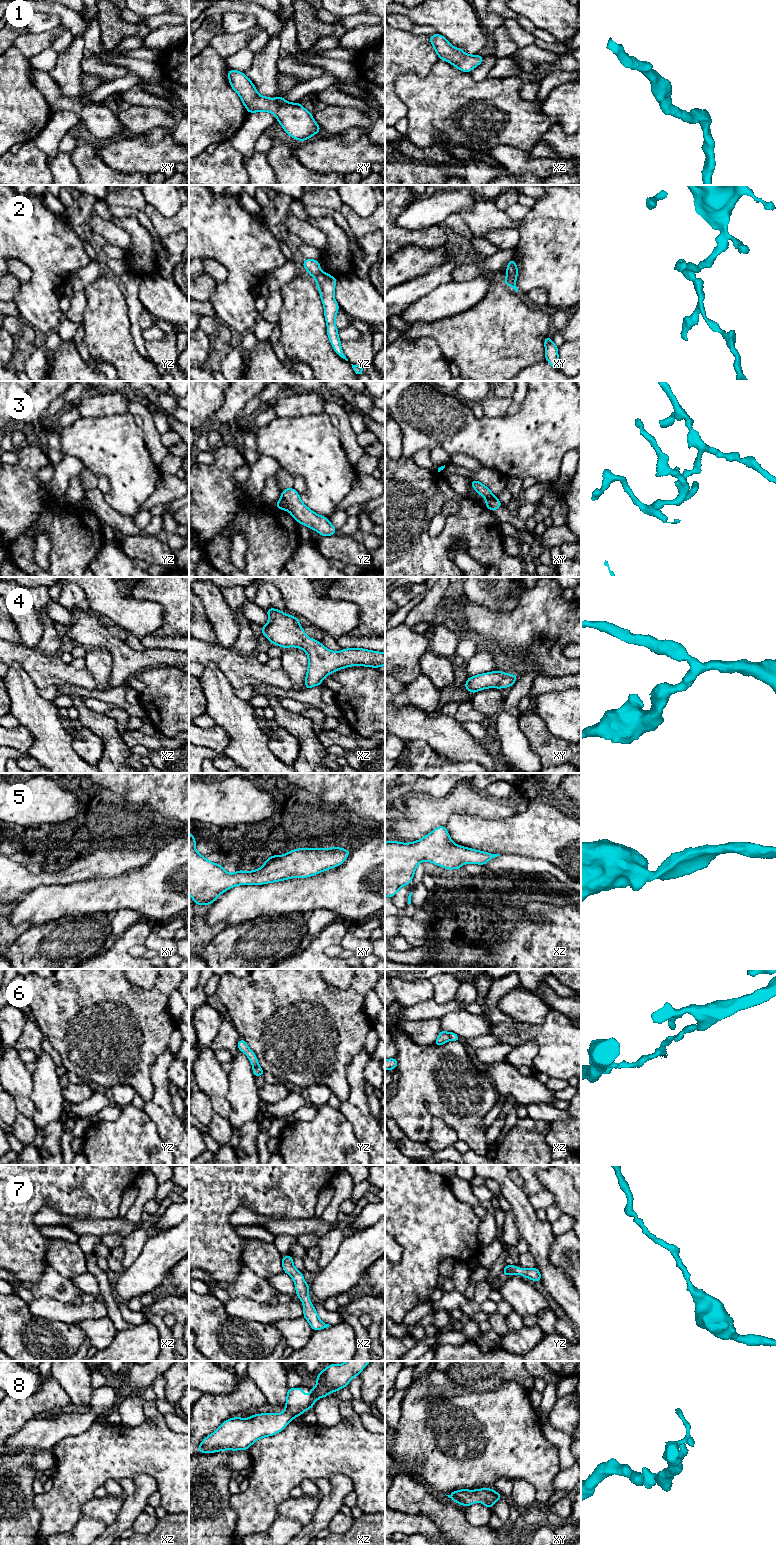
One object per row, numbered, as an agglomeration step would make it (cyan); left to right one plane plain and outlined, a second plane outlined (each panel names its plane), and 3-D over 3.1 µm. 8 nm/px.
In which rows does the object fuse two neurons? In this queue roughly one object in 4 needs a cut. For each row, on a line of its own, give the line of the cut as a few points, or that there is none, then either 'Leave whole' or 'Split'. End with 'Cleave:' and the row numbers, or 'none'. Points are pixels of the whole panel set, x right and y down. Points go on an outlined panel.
1: No split. Leave whole
2: Split along xy (507, 273), (515, 279). Split
3: Split along yz (281, 497), (286, 502), (287, 509). Split
4: No split. Leave whole
5: No split. Leave whole
6: Split along yz (259, 1065), (253, 1067). Split
7: No split. Leave whole
8: No split. Leave whole
Cleave: 2, 3, 6

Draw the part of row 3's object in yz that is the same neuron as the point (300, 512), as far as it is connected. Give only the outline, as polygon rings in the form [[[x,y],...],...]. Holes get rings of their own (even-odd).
[[[286,488],[281,492],[281,498],[287,502],[287,510],[292,517],[321,536],[335,535],[337,529],[329,519],[310,510],[300,499],[300,494],[294,488]]]

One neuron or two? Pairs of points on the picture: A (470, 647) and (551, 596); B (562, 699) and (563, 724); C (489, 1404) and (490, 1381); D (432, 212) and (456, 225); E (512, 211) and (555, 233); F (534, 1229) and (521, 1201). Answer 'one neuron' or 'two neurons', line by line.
A: two neurons
B: one neuron
C: two neurons
D: two neurons
E: two neurons
F: one neuron

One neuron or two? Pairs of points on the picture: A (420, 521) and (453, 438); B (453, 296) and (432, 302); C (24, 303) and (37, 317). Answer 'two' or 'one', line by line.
A: two
B: one
C: one

